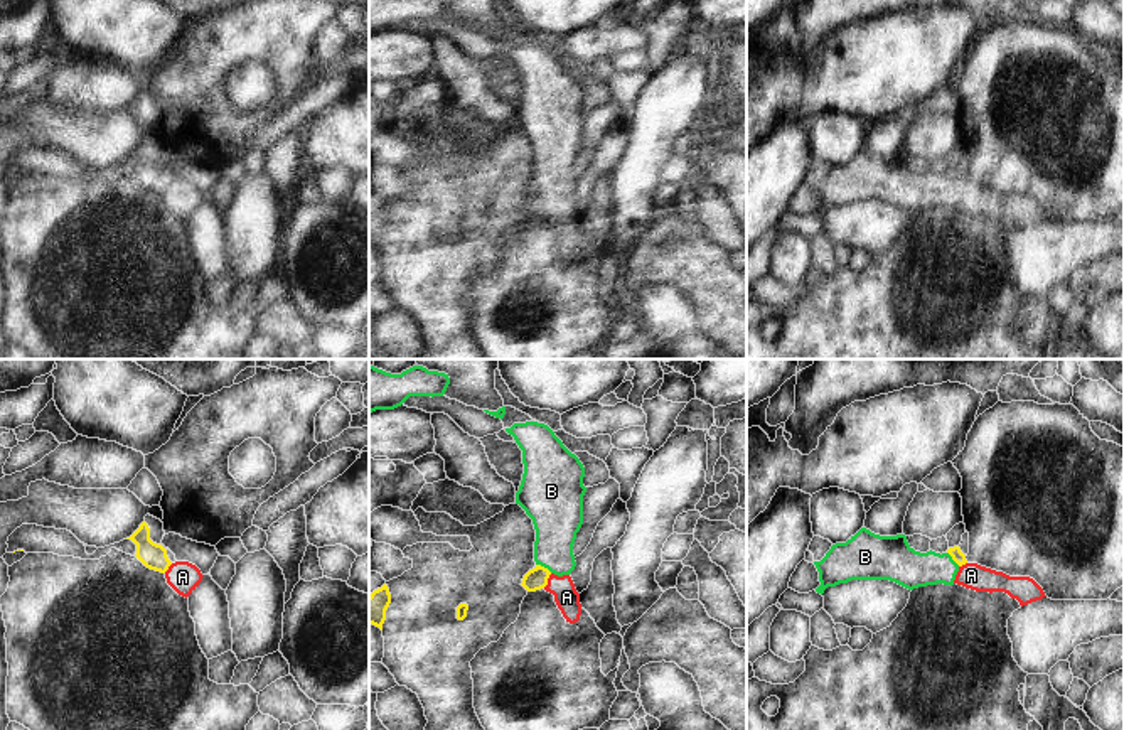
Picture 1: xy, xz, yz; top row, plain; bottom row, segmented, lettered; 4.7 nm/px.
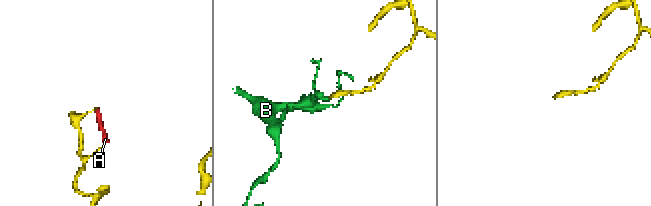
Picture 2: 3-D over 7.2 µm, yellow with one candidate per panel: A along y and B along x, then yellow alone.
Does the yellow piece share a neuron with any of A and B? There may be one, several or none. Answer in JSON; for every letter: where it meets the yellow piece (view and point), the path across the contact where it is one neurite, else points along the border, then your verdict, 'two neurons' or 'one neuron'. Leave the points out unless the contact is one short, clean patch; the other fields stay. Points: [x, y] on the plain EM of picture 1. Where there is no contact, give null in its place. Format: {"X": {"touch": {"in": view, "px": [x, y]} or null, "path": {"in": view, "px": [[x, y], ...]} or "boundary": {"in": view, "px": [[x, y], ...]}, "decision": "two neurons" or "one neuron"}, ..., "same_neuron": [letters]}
{"A": {"touch": {"in": "xz", "px": [546, 203]}, "boundary": {"in": "xz", "px": [[551, 196], [543, 209]]}, "decision": "two neurons"}, "B": {"touch": {"in": "xz", "px": [543, 189]}, "boundary": {"in": "xz", "px": [[536, 186], [551, 194]]}, "decision": "two neurons"}, "same_neuron": []}

